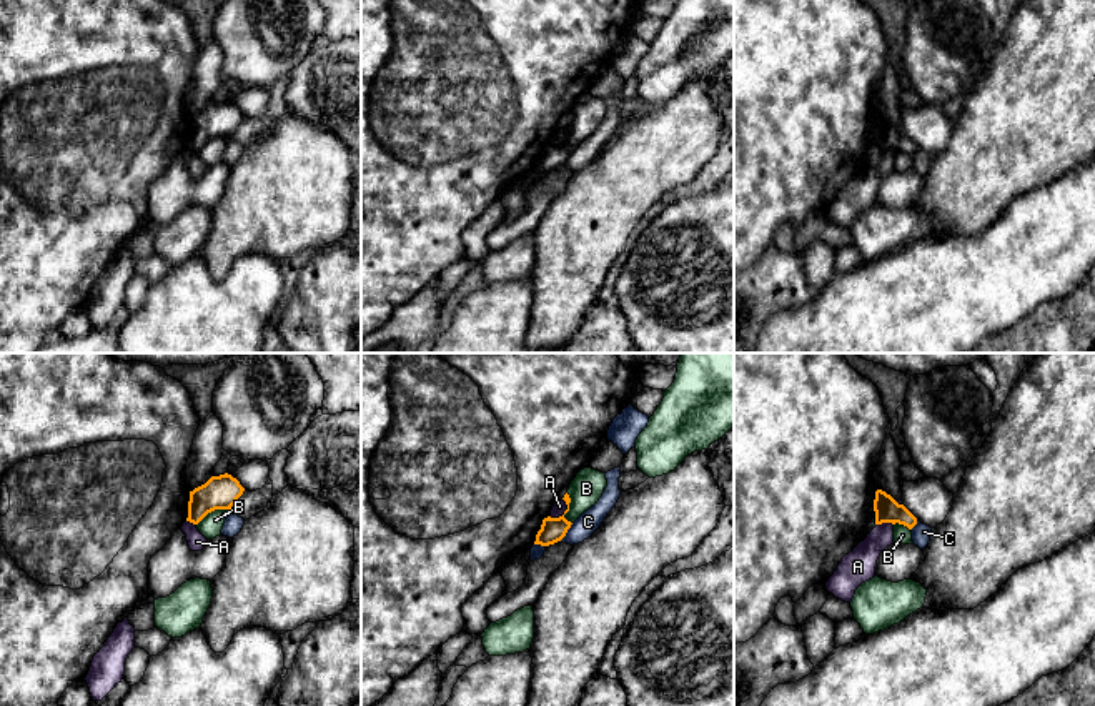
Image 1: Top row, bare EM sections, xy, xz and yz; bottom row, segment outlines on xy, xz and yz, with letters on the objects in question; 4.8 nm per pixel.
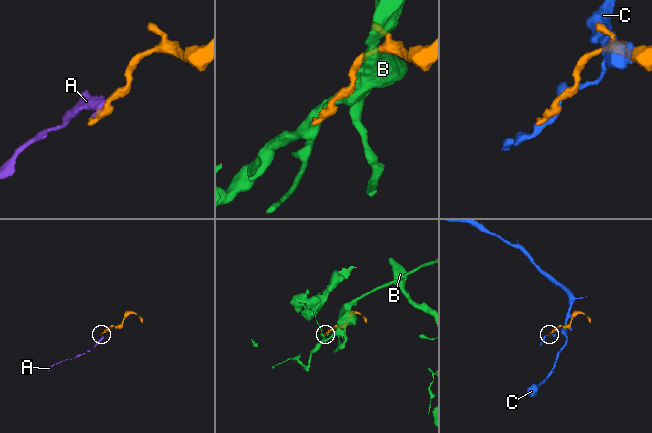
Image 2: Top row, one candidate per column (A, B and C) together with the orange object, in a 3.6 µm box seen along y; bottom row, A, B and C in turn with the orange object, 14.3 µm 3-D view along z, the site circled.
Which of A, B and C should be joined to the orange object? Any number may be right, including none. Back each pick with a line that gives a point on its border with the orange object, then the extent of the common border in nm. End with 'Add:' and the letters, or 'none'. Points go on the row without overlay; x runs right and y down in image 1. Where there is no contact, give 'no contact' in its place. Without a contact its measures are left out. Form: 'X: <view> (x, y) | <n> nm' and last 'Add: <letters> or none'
Add: none

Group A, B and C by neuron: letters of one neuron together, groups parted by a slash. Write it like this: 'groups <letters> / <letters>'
groups A / B / C

